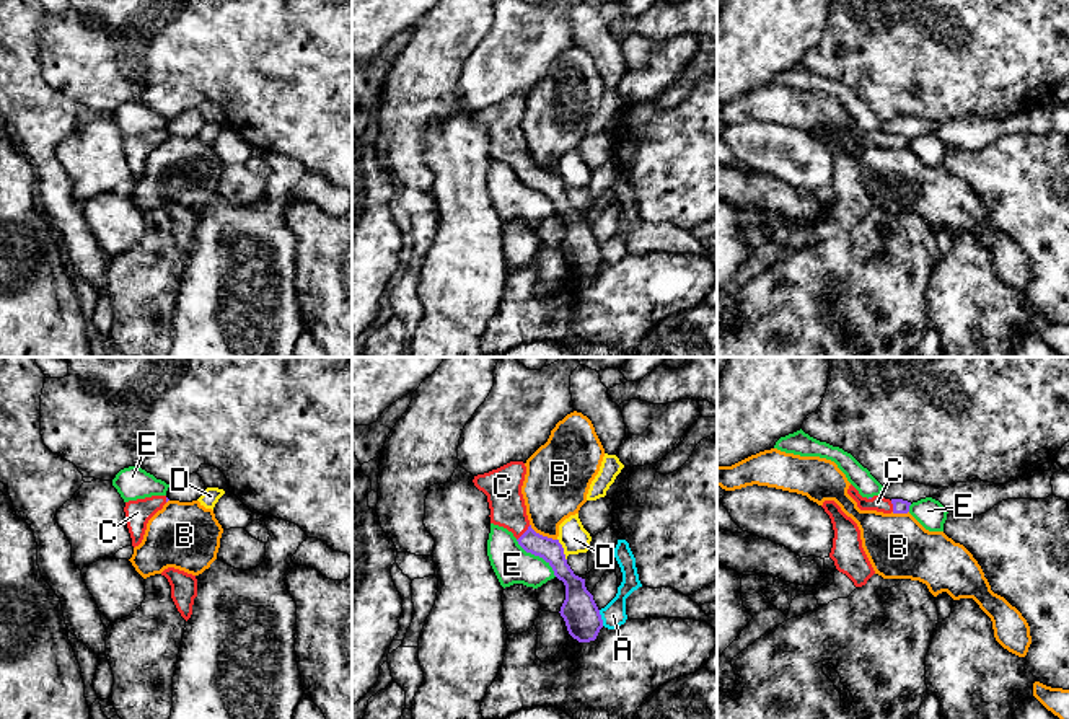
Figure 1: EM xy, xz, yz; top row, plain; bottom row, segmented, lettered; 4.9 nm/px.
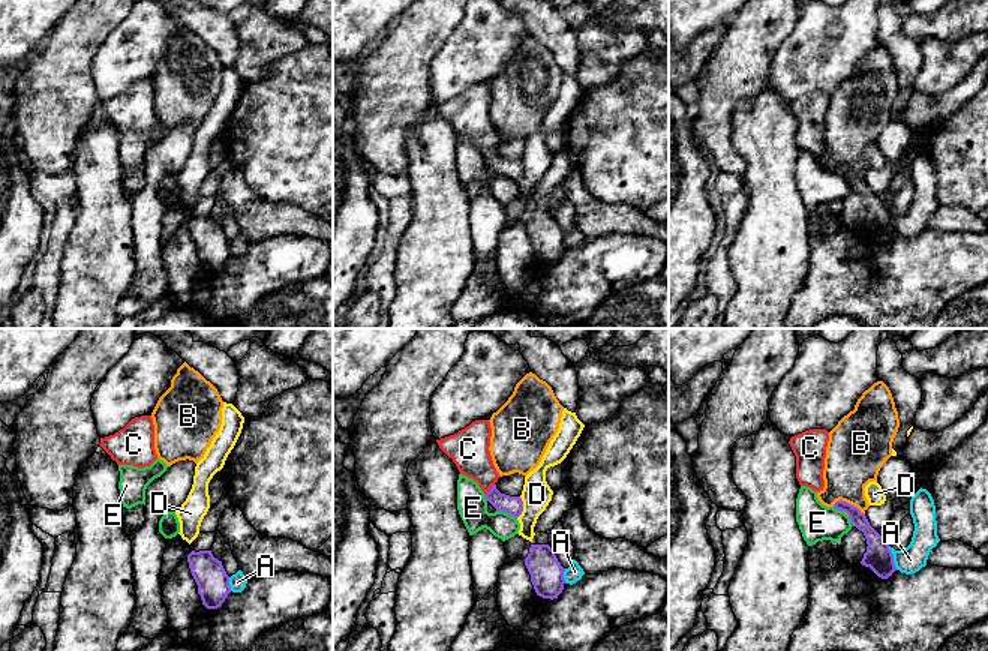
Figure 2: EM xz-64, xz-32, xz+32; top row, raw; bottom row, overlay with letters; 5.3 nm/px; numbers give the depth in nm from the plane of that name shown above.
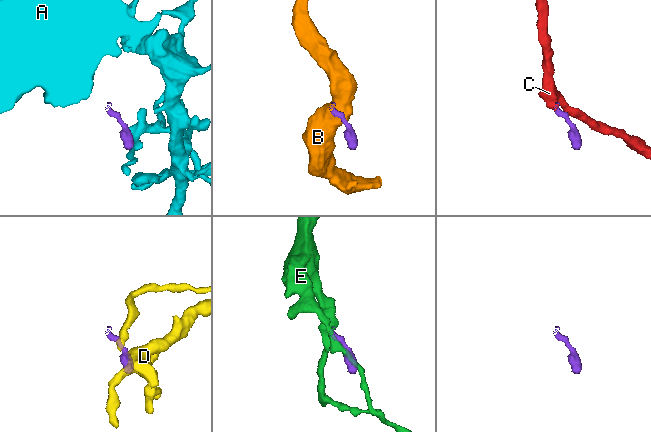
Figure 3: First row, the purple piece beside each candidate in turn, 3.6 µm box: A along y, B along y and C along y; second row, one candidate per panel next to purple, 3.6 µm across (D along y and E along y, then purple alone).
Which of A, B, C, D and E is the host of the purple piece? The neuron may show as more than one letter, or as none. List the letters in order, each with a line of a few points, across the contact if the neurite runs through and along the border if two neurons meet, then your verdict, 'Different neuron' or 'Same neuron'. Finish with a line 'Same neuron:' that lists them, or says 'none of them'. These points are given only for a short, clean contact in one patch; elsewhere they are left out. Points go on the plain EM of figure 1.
A: Line: xz (598, 245), (603, 260). Different neuron
B: Line: xz (530, 158), (536, 167), (556, 175). Different neuron
C: Line: xz (549, 185), (533, 178), (523, 168), (507, 144), (502, 123). Same neuron
D: Line: xz (558, 173), (566, 194). Different neuron
E: Line: xz (515, 175), (527, 186), (538, 189), (556, 211). Different neuron
Same neuron: C

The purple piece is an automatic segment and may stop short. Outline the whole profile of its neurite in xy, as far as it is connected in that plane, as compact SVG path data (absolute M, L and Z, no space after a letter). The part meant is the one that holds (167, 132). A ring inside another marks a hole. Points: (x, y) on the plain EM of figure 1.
M152 130L125 137L124 147L134 183L142 178L148 155L161 145L168 135L166 130Z

